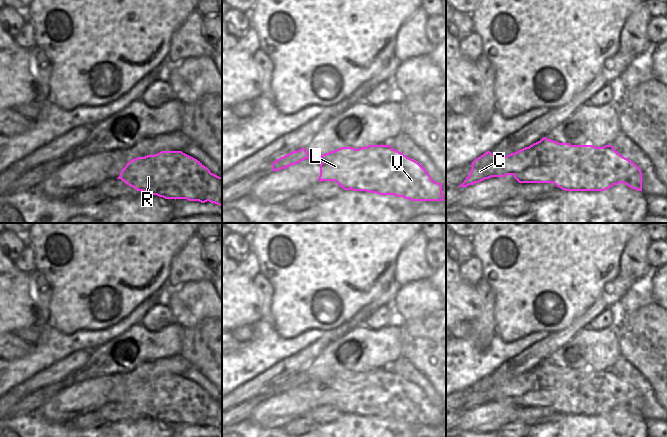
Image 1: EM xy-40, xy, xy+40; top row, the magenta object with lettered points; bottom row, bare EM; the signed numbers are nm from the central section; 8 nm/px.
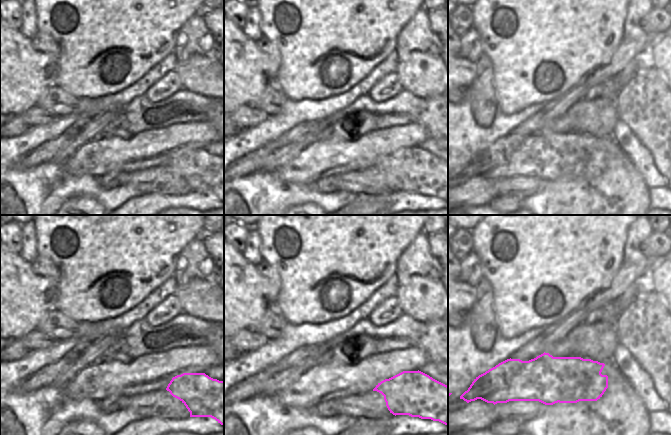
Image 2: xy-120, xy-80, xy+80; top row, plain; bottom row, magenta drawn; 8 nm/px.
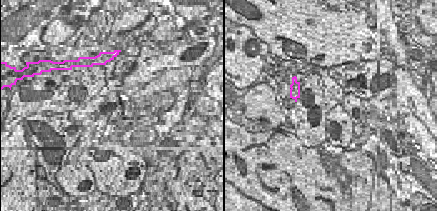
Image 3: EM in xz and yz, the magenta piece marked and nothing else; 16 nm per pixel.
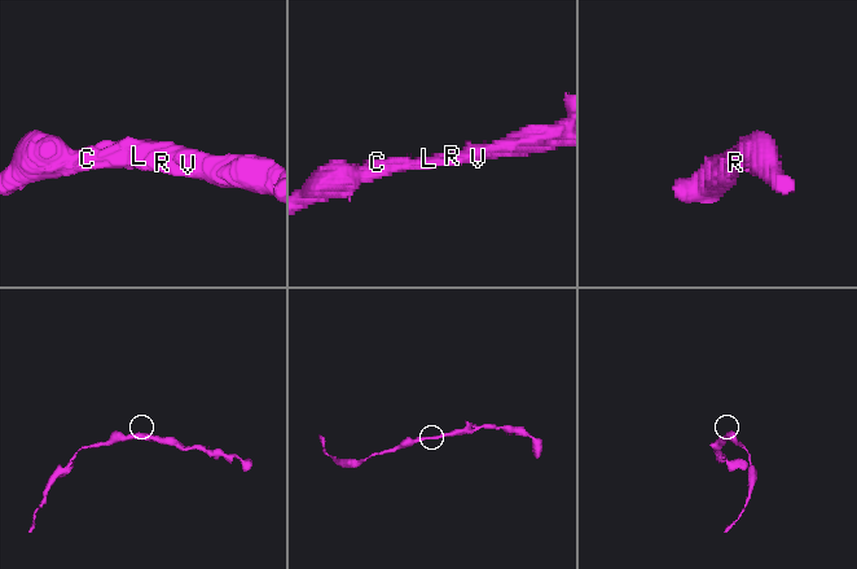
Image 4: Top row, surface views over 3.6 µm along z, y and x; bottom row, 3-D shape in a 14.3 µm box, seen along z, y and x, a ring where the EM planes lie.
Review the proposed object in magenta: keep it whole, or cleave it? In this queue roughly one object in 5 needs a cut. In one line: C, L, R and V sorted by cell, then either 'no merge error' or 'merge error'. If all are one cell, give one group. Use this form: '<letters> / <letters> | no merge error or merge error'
C L R V | no merge error

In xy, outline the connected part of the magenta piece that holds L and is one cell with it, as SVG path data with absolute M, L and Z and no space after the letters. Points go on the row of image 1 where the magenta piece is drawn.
M369 145L359 149L341 147L315 157L322 160L318 178L320 182L335 181L344 190L395 195L411 201L444 201L442 183L433 181L420 163L390 145Z

